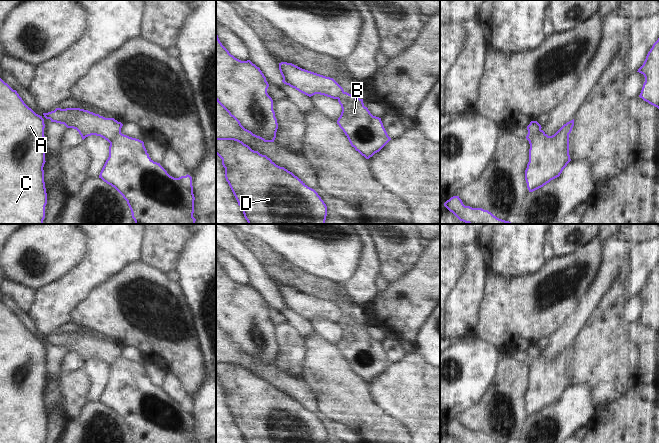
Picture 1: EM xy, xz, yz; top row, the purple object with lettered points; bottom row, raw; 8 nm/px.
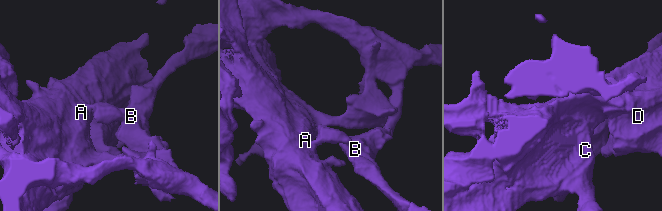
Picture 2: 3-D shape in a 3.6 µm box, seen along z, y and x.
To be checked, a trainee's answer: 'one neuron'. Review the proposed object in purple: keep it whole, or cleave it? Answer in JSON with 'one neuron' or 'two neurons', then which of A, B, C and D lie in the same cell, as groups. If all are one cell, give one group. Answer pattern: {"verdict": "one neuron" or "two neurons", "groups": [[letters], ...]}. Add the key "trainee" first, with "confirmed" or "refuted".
{"trainee": "refuted", "verdict": "two neurons", "groups": [["A", "C", "D"], ["B"]]}

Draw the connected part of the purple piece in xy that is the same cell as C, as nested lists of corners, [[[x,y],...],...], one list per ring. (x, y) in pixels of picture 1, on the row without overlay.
[[[0,302],[0,443],[44,443],[47,417],[44,406],[46,363],[44,343],[29,332],[16,314]]]

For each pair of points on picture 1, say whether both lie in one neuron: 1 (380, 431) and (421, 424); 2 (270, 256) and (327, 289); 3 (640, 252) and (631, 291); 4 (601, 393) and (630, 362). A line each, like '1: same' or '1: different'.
1: different
2: same
3: same
4: same

